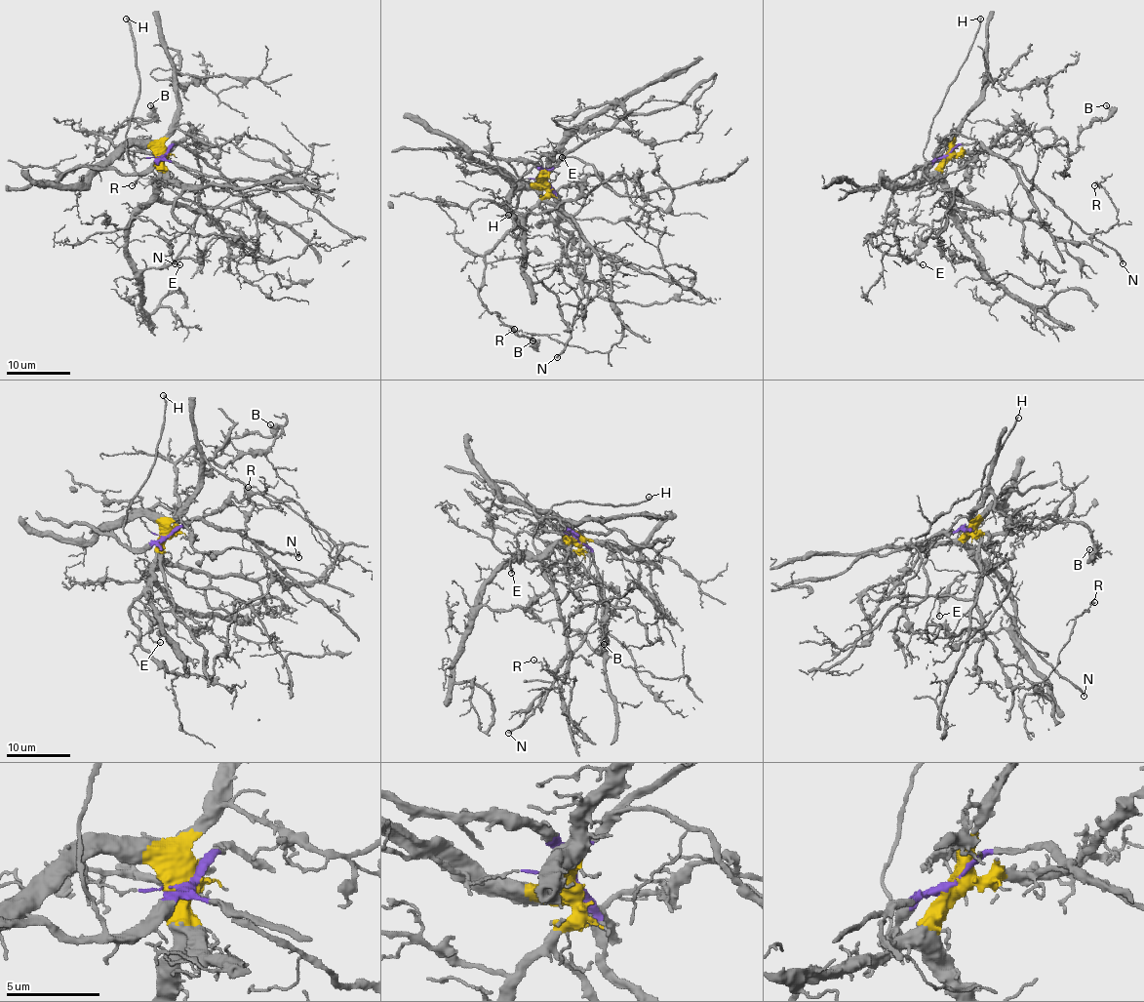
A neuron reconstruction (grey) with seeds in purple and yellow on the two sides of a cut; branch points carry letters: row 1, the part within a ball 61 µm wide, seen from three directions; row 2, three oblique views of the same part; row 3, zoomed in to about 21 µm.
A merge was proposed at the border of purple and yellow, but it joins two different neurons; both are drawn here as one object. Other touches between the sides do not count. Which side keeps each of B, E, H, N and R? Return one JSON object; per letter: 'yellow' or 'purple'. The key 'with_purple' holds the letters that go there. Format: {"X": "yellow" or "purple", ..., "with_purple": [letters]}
{"B": "yellow", "E": "yellow", "H": "purple", "N": "purple", "R": "yellow", "with_purple": ["H", "N"]}

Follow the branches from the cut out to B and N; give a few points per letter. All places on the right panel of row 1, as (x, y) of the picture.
B: (947, 154), (1009, 146), (1044, 129), (1071, 156), (1079, 135), (1106, 117), (1106, 104)
N: (947, 154), (960, 144), (982, 143), (999, 157), (1019, 167), (1029, 180), (1085, 231), (1104, 243), (1122, 263)

